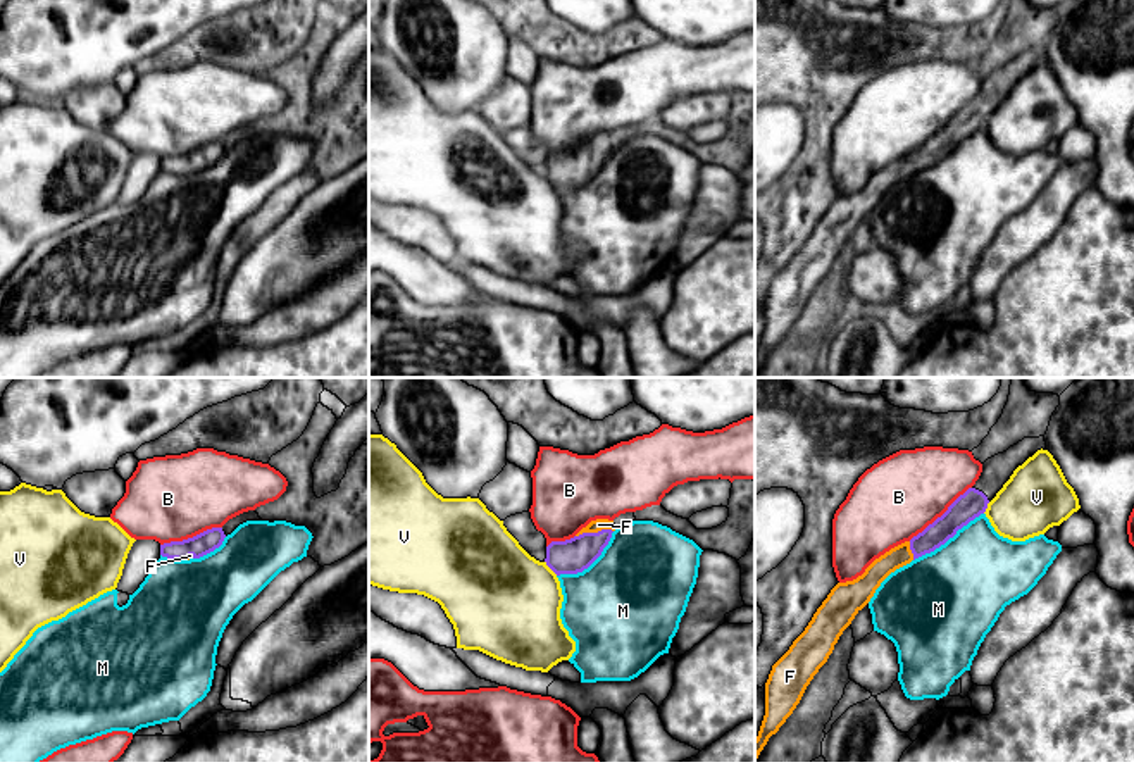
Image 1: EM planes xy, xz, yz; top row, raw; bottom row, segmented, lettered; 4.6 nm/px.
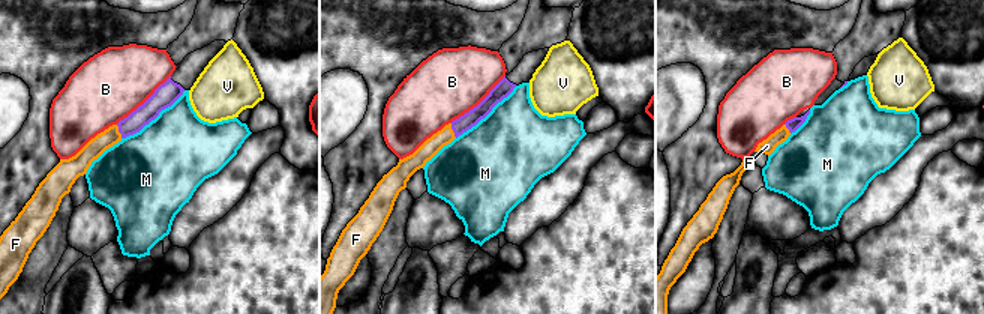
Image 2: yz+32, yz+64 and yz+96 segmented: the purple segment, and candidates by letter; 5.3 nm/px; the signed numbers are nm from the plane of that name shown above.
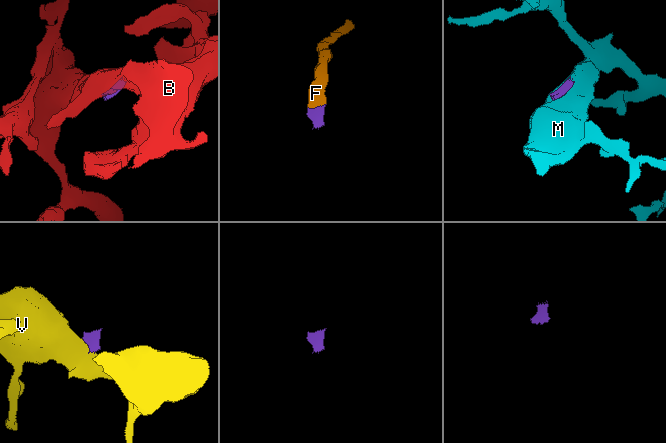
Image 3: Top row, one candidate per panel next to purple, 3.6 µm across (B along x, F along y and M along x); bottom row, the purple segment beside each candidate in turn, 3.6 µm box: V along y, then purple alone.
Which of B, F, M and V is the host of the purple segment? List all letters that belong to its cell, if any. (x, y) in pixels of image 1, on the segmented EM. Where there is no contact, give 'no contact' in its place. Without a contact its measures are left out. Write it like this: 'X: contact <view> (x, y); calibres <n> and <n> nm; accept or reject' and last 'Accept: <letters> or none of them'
B: contact yz (941, 516); calibres 130 and 380 nm; reject
F: contact xz (593, 533); calibres 160 and 60 nm; accept
M: contact yz (948, 538); calibres 130 and 440 nm; reject
V: contact xz (550, 568); calibres 160 and 480 nm; reject
Accept: F

